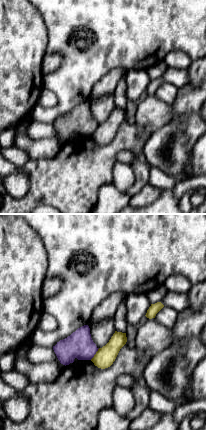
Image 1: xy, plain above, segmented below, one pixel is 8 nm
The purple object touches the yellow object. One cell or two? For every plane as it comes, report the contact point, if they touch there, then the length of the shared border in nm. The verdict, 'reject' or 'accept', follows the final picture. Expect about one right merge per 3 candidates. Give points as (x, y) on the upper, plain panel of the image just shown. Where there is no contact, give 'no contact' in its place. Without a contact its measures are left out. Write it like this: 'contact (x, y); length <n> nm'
contact (95, 129); length 120 nm

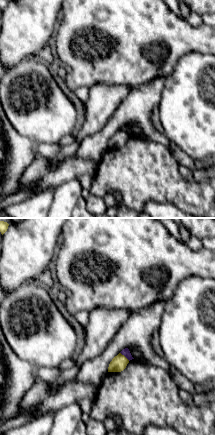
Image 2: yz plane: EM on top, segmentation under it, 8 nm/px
contact (125, 132); length 100 nm

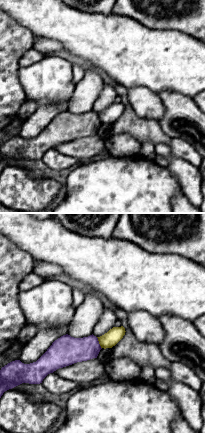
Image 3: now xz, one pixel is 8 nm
contact (98, 119); length 100 nm

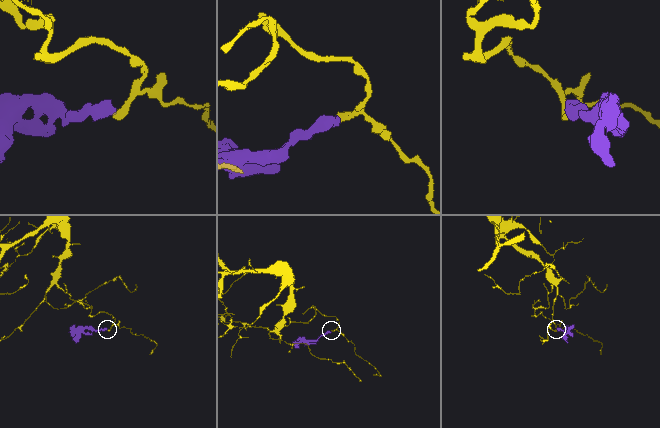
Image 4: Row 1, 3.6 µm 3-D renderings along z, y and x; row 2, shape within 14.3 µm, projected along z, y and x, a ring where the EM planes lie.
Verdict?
reject

